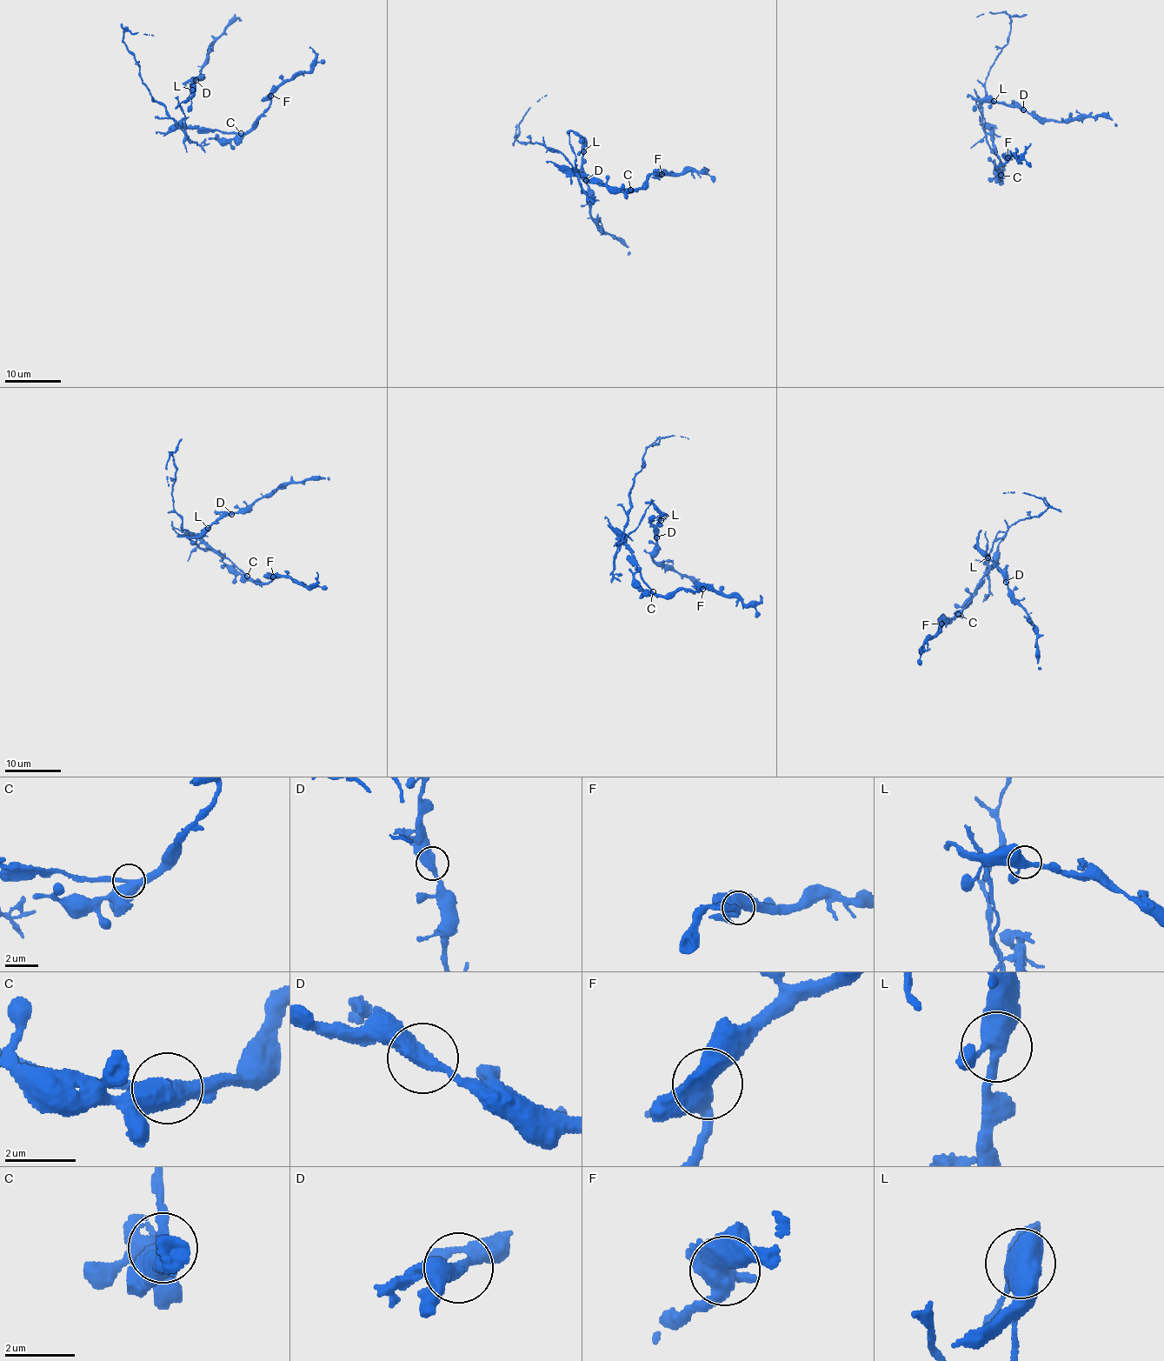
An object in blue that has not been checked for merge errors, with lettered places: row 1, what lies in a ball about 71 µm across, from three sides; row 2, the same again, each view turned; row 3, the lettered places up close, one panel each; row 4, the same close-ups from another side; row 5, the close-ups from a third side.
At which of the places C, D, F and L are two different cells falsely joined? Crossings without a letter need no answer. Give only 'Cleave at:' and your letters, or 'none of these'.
Cleave at: C

